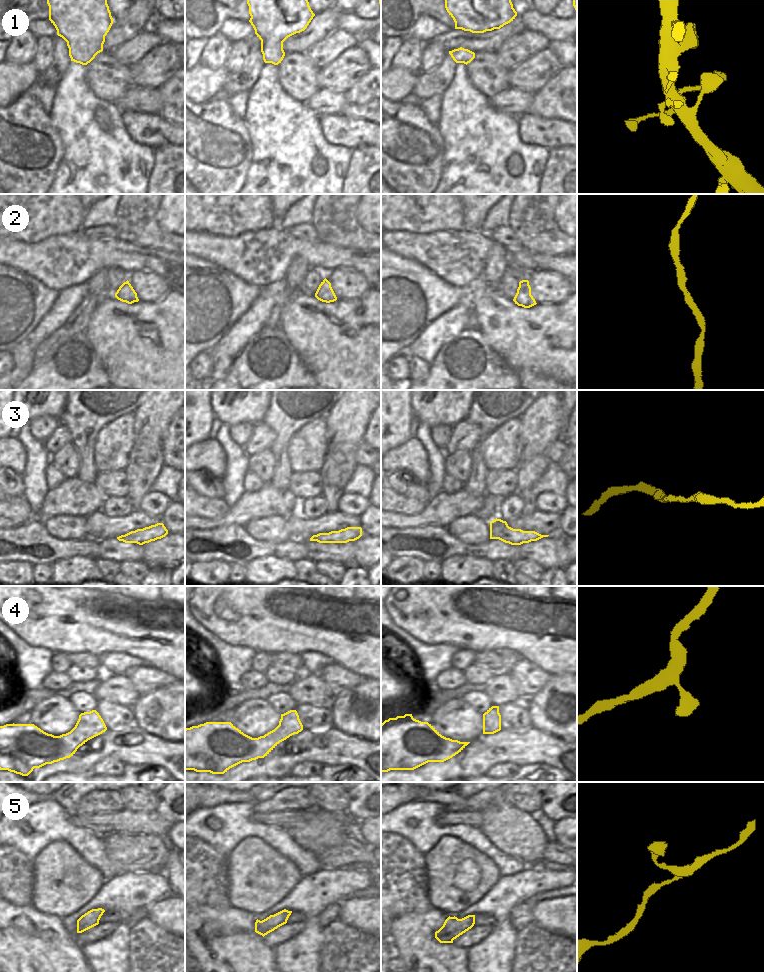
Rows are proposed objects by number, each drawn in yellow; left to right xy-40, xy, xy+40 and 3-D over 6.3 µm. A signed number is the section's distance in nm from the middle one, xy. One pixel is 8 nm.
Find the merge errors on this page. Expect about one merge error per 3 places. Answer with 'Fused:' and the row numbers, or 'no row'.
Fused: no row

